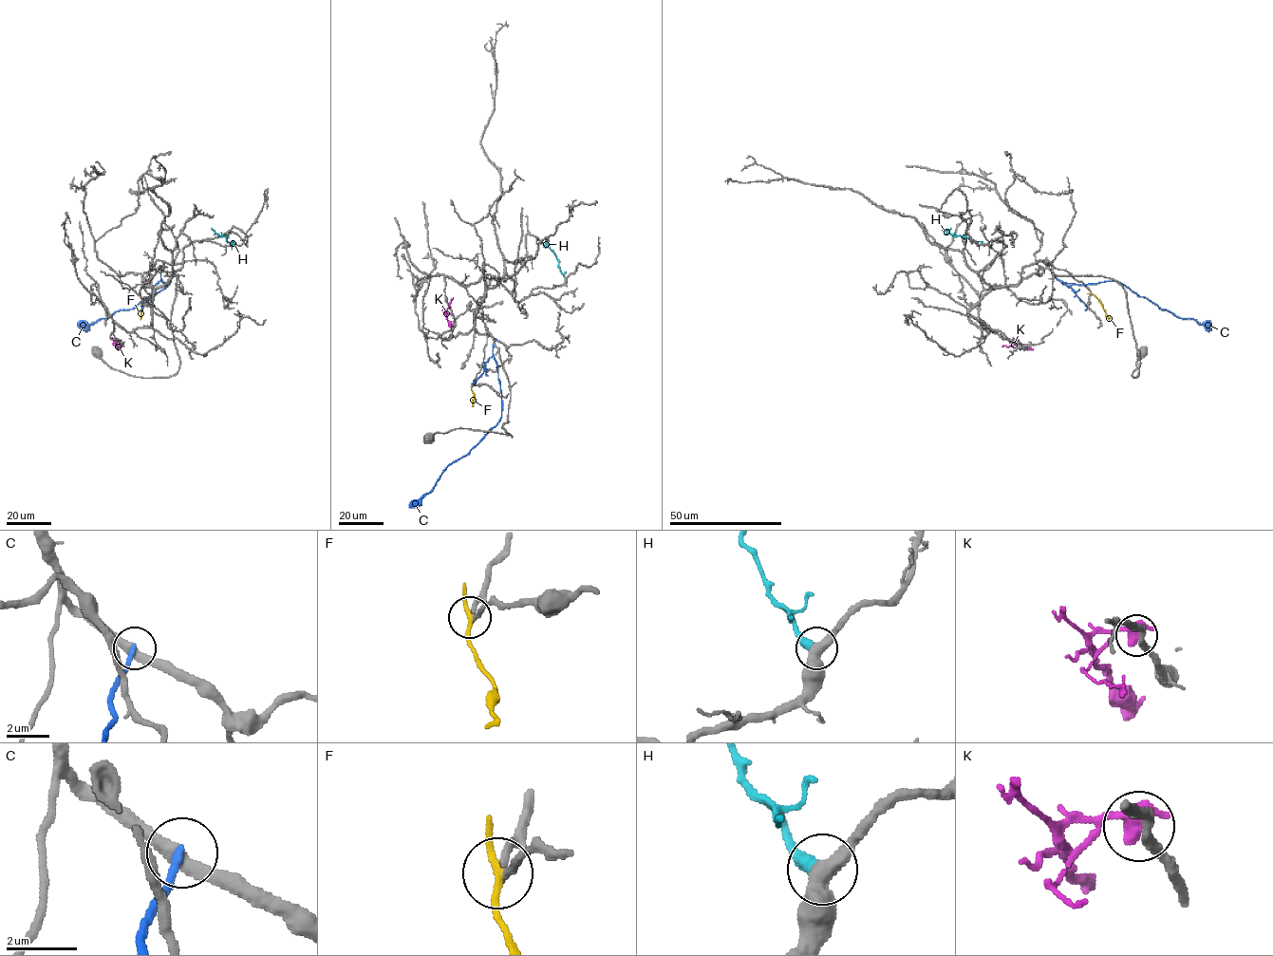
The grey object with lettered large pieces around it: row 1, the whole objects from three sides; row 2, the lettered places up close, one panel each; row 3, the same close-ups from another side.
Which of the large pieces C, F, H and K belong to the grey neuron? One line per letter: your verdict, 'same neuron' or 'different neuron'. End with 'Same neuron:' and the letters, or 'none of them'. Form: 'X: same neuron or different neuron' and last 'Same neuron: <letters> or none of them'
C: different neuron
F: different neuron
H: different neuron
K: different neuron
Same neuron: none of them

